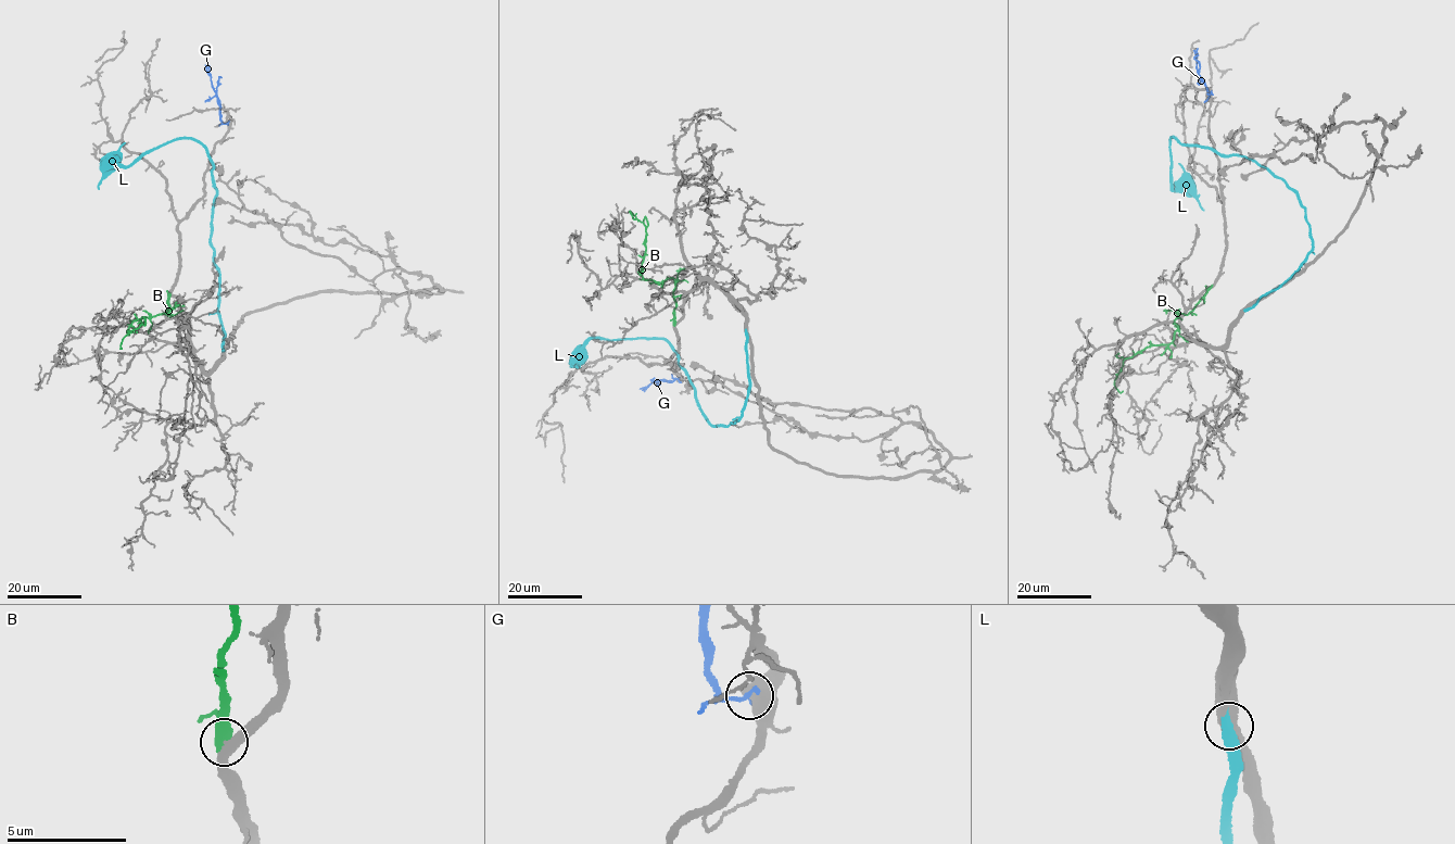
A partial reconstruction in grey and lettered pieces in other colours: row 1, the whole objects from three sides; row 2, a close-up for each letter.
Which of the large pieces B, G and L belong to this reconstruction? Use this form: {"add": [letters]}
{"add": ["L"]}

